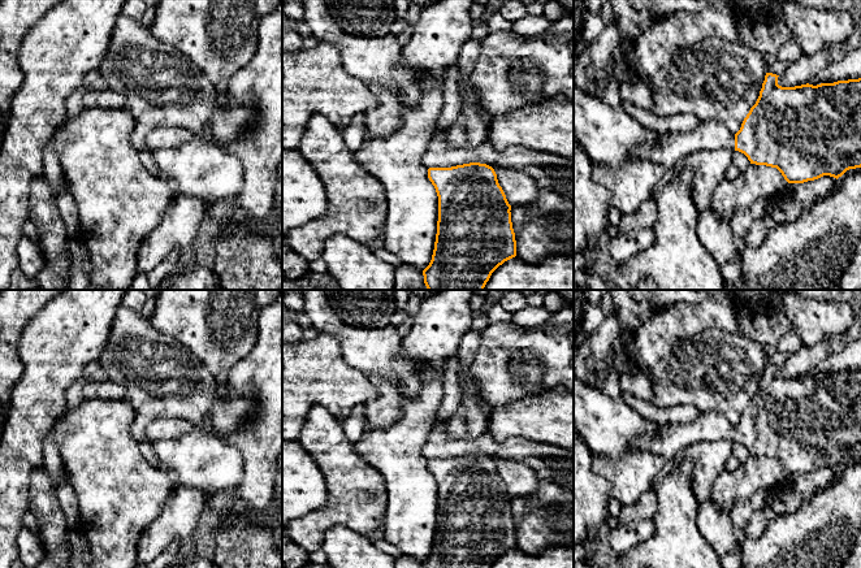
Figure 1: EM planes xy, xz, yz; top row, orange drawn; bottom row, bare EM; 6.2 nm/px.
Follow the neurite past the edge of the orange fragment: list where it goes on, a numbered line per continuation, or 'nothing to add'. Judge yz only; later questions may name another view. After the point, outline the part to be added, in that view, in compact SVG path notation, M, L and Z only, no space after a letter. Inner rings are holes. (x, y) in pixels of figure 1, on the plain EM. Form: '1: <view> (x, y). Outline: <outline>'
1: yz (670, 439). Outline: M708 411L700 412L698 417L687 424L674 422L658 425L654 432L640 434L632 441L633 451L649 451L661 455L667 460L676 458L684 448L688 448L702 441L735 441L735 425L732 425L723 415Z

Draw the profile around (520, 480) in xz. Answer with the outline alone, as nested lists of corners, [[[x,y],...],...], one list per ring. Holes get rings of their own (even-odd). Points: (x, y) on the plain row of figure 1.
[[[498,458],[493,460],[511,498],[528,497],[537,490],[540,478],[532,467],[516,460]]]

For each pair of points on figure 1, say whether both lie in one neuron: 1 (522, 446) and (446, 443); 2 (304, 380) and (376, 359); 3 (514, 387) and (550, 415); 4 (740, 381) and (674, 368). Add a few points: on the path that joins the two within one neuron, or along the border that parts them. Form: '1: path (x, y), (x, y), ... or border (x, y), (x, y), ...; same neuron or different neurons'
1: path (503, 447), (464, 446); same neuron
2: border (337, 338), (342, 358), (350, 365), (367, 374); different neurons
3: border (556, 387), (529, 394), (497, 407); different neurons
4: path (723, 373), (719, 371), (691, 371); same neuron

